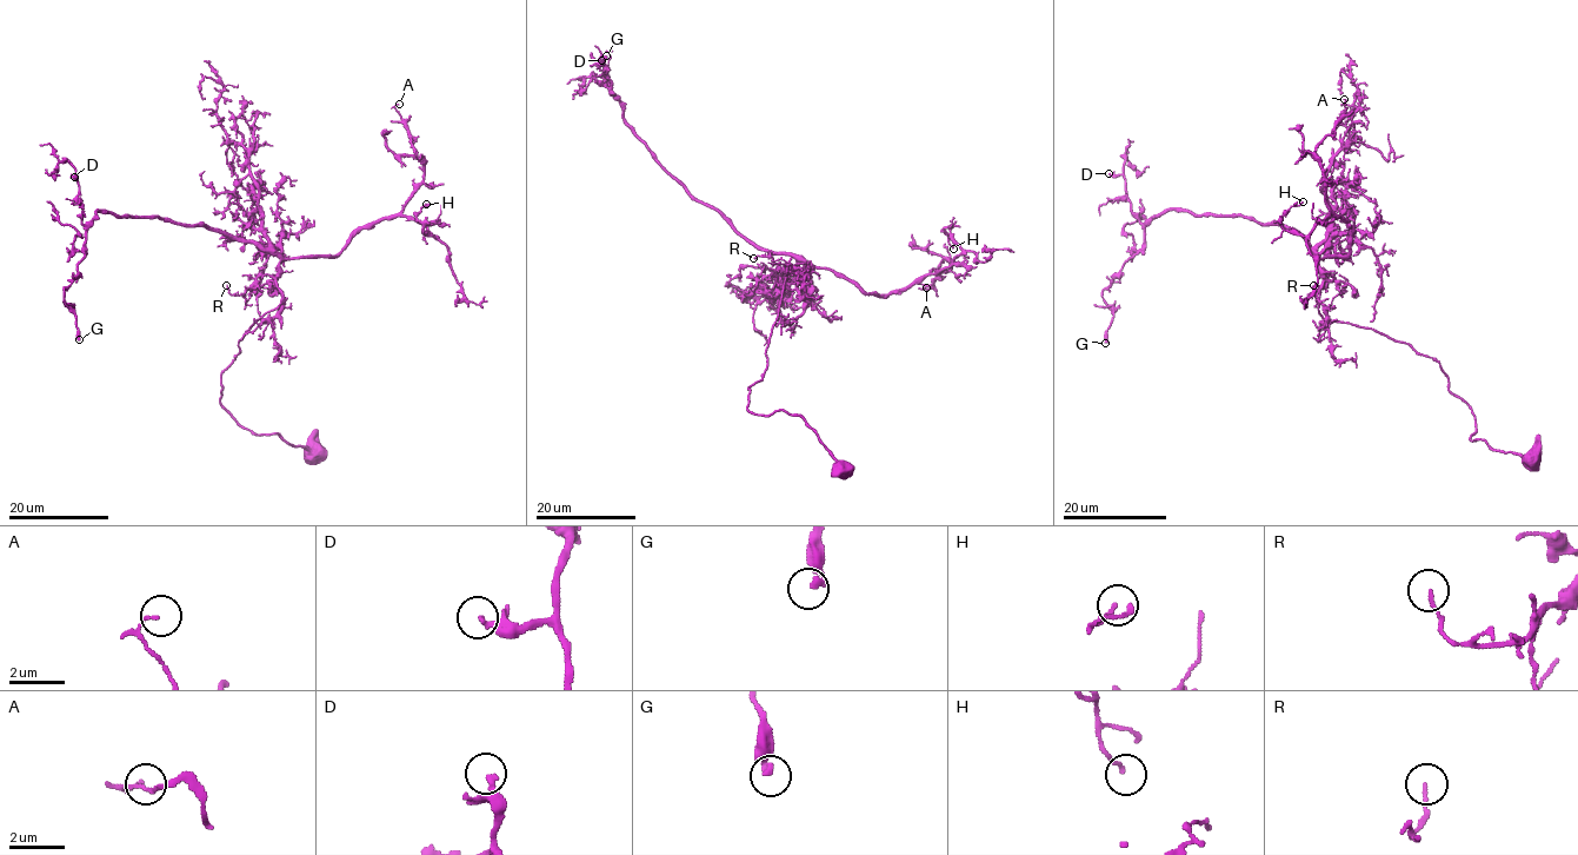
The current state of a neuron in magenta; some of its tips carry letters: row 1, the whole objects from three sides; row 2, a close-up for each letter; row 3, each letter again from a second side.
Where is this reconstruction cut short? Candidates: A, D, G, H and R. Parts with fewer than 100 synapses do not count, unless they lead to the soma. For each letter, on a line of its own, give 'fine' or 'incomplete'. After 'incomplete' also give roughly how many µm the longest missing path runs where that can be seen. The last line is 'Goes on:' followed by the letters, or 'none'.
A: fine
D: fine
G: fine
H: fine
R: fine
Goes on: none

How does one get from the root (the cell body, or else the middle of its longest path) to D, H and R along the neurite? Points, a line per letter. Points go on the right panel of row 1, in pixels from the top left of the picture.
D: (1531, 458), (1471, 439), (1436, 360), (1326, 320), (1298, 231), (1176, 210), (1142, 223), (1109, 173)
H: (1531, 458), (1471, 439), (1436, 360), (1319, 315), (1318, 262), (1351, 227), (1287, 231), (1303, 201)
R: (1531, 458), (1472, 441), (1475, 415), (1436, 360), (1326, 320), (1326, 276), (1311, 296), (1313, 285)

